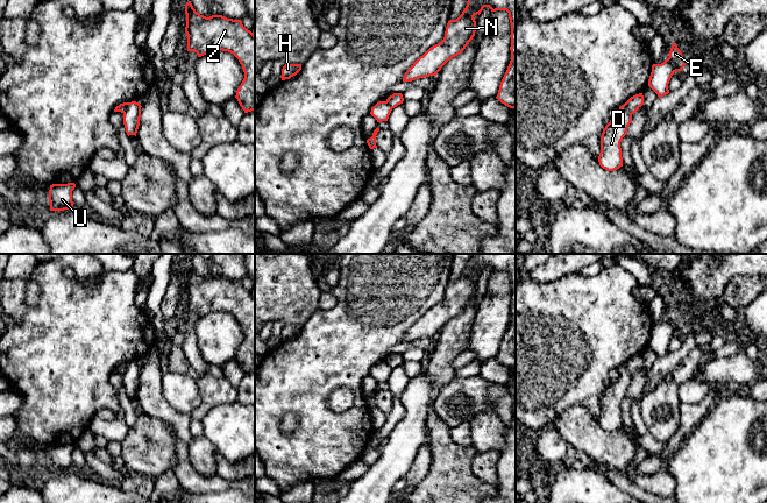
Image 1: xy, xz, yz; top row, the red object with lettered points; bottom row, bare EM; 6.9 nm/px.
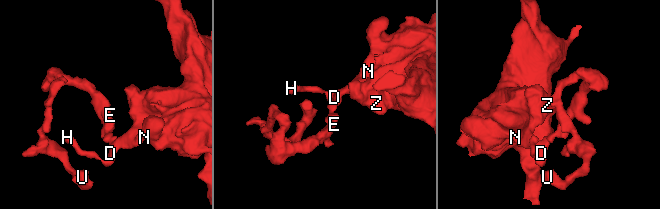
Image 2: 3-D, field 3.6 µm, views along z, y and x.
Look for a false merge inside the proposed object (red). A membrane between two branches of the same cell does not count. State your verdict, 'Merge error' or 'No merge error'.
Merge error

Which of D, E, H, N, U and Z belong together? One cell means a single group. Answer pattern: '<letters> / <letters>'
D H N Z / E U

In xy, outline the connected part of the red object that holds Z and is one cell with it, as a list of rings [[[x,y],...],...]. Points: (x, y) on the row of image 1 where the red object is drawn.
[[[190,1],[185,5],[185,14],[187,51],[194,51],[198,57],[216,50],[233,54],[244,72],[235,98],[244,113],[255,111],[255,35],[241,20],[200,15]]]

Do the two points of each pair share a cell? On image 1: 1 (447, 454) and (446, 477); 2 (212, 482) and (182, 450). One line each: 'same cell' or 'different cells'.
1: same cell
2: same cell

